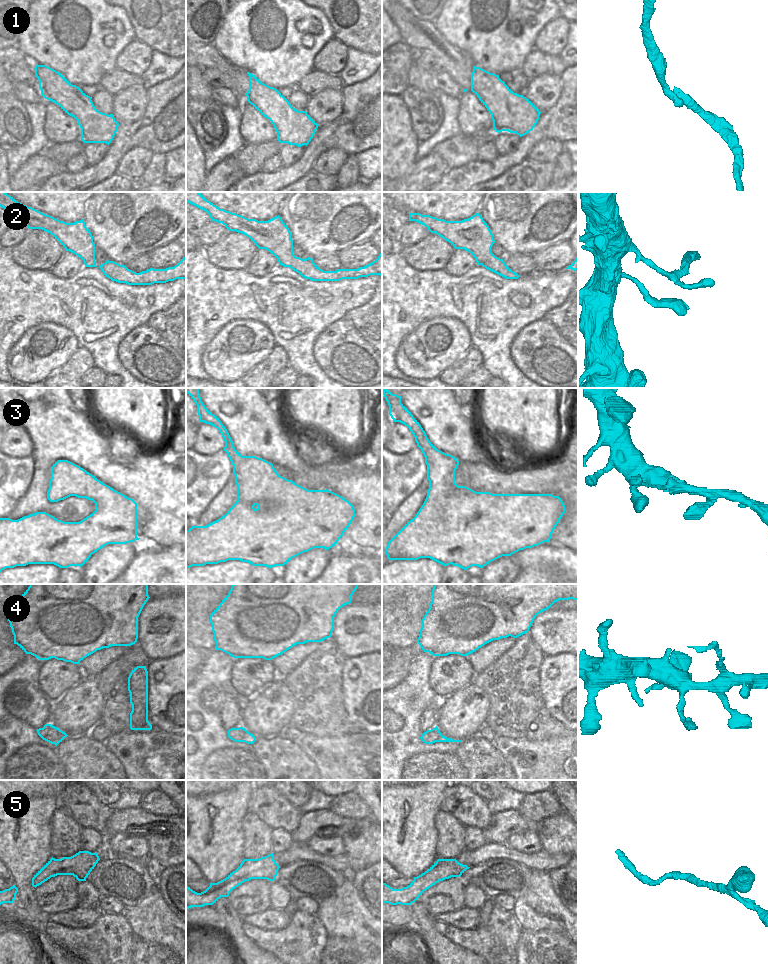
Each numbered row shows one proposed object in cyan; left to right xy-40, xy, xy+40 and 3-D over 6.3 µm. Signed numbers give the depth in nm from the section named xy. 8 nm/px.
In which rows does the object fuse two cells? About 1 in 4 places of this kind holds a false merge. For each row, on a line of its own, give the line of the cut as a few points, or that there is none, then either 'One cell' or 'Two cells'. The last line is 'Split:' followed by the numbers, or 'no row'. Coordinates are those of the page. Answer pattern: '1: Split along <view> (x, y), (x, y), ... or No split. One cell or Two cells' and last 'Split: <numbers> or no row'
1: No split. One cell
2: No split. One cell
3: No split. One cell
4: No split. One cell
5: No split. One cell
Split: no row.

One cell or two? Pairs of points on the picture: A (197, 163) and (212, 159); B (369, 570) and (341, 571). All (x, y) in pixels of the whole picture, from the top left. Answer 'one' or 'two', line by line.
A: two
B: one

